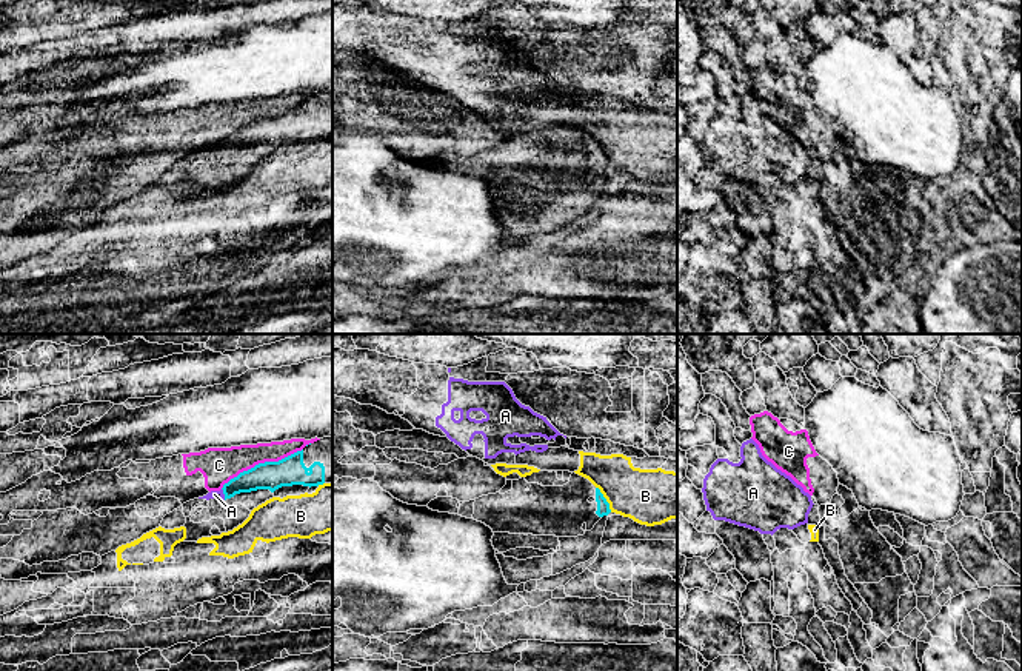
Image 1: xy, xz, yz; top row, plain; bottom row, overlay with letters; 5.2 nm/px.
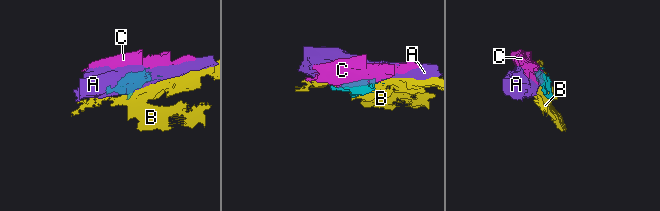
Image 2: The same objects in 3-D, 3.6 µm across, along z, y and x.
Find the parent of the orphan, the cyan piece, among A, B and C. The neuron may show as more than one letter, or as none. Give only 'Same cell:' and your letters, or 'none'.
Same cell: none

